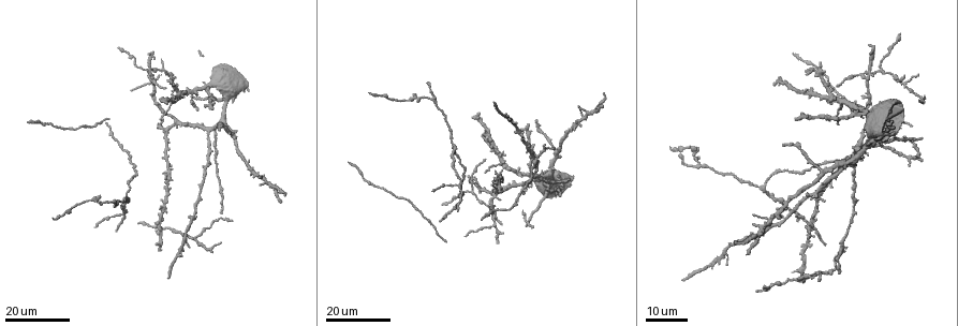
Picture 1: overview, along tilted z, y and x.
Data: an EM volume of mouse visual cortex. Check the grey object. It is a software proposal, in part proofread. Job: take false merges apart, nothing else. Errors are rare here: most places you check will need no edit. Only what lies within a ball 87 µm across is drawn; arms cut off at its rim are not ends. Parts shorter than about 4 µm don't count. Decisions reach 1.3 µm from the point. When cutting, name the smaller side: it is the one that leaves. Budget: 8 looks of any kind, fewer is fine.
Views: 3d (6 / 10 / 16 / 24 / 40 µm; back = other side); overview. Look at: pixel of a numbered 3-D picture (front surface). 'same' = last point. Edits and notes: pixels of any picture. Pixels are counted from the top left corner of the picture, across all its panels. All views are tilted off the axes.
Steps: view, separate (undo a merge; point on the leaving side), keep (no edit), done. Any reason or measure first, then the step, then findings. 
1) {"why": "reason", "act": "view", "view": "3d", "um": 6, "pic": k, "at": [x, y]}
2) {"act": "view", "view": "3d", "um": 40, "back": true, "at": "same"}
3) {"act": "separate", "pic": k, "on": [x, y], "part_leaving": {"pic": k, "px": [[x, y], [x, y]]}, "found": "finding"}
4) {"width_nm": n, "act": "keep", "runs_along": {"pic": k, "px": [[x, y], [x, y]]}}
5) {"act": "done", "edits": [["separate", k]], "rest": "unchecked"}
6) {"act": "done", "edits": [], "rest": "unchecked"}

{"why": "looks like a crossing", "act": "view", "view": "3d", "um": 16, "pic": 1, "at": [867, 71]}

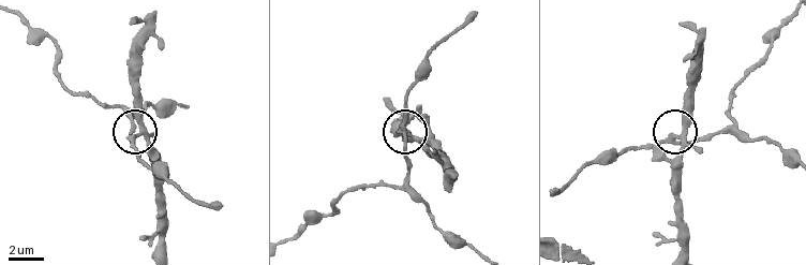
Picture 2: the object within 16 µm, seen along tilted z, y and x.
{"act": "view", "view": "3d", "um": 6, "pic": 2, "at": [673, 135]}

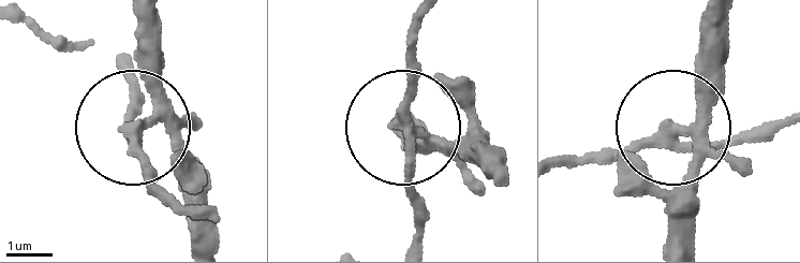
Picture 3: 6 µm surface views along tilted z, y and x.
{"width_nm": 270, "act": "keep", "found": "continuous, no second neuron"}

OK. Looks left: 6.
{"why": "thick turns thin", "act": "view", "view": "3d", "um": 16, "pic": 1, "at": [111, 130]}

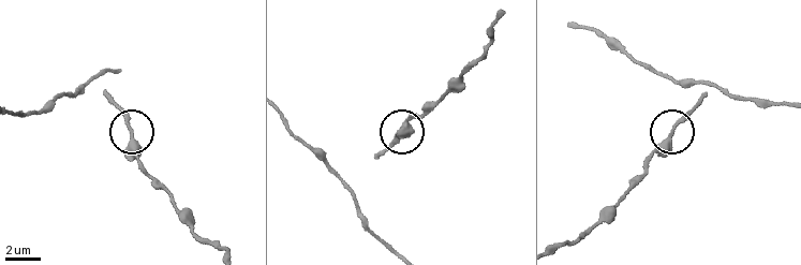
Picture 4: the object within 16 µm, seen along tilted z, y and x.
{"act": "view", "view": "3d", "um": 10, "pic": 4, "at": [130, 128]}

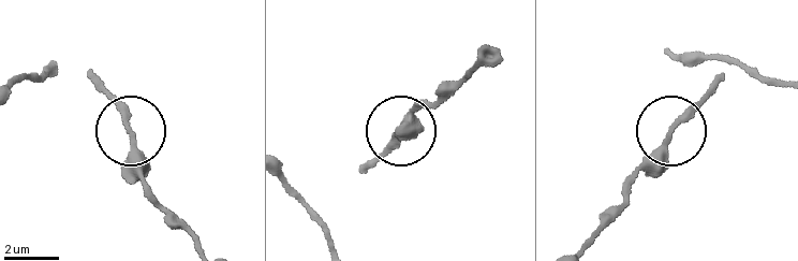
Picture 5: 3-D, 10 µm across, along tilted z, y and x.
{"act": "keep", "runs_along": {"pic": 5, "px": [[197, 246], [149, 185], [128, 115], [93, 75]]}, "found": "continuous, no second neuron"}

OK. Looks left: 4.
{"why": "branch point", "act": "view", "view": "3d", "um": 24, "pic": 1, "at": [124, 214]}

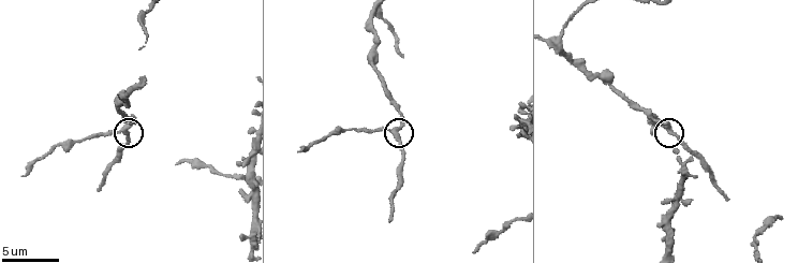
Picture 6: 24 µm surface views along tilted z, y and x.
{"act": "view", "view": "3d", "um": 6, "pic": 6, "at": [665, 129]}

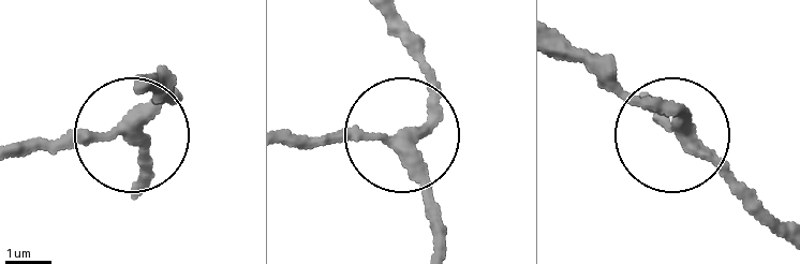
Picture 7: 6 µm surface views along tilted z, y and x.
{"act": "keep", "found": "all the same neuron"}

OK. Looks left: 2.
{"why": "four arms meet", "act": "view", "view": "3d", "um": 16, "pic": 1, "at": [701, 165]}

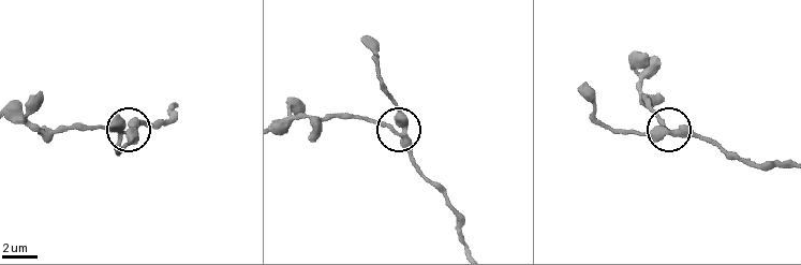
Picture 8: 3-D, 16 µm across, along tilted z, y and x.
{"why": "zoom in", "act": "view", "view": "3d", "um": 6, "pic": 8, "at": [393, 125]}

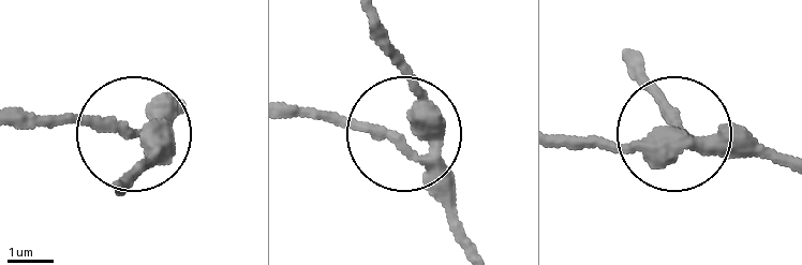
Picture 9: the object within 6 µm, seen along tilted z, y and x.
{"act": "keep", "found": "one neuron here"}

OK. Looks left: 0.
{"act": "done", "edits": [], "rest": "unchecked"}

